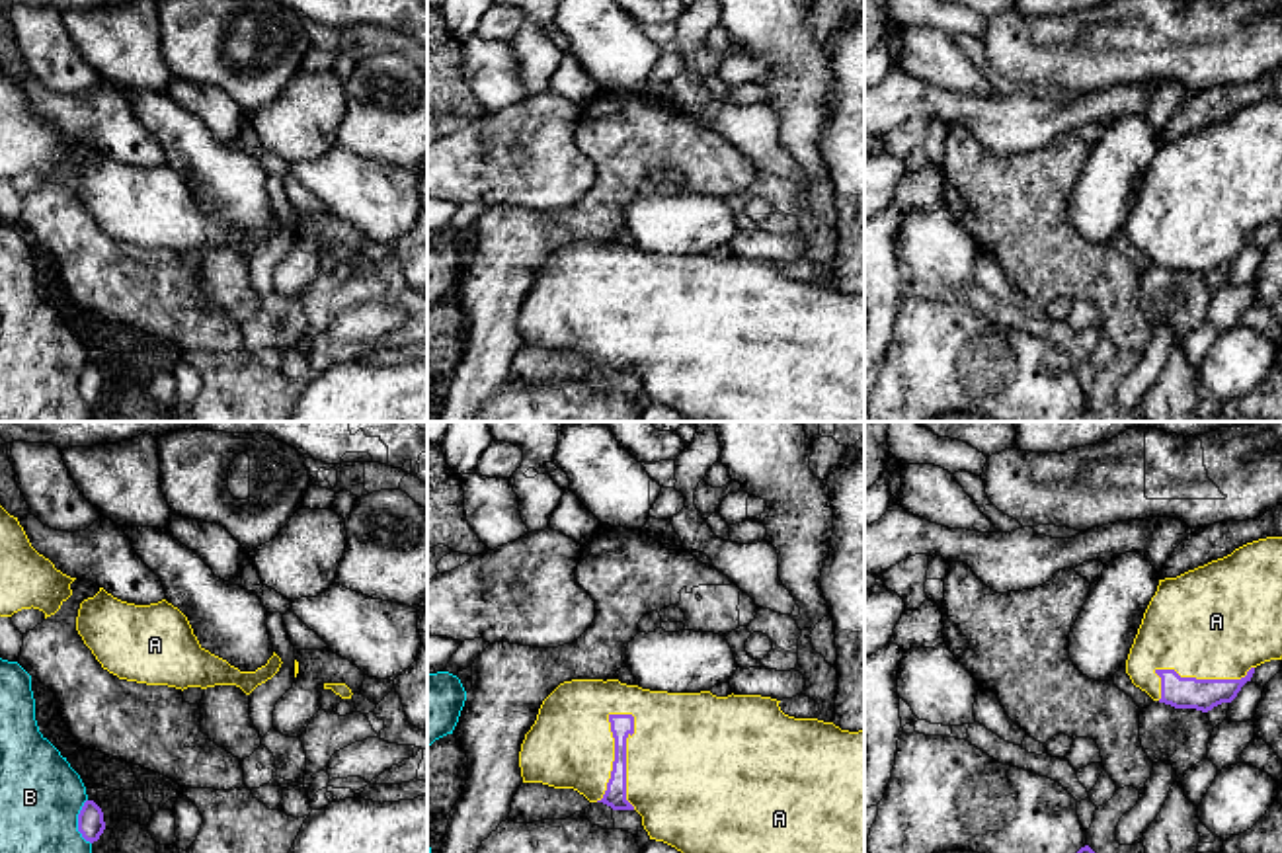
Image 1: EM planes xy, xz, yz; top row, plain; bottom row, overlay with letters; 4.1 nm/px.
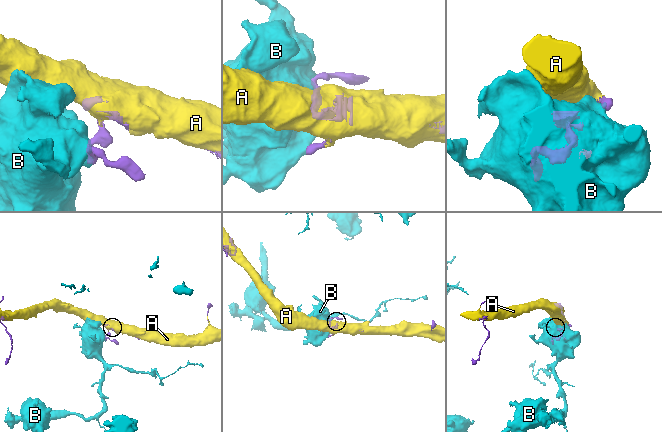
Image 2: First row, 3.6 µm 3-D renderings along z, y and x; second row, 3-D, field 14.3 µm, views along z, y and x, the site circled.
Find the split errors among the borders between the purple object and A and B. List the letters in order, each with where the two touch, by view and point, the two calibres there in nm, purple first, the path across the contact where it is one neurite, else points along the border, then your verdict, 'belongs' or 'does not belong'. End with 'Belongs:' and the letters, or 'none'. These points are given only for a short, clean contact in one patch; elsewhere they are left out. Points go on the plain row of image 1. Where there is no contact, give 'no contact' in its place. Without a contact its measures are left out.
A: meets purple in xz at (625, 315); 100 nm thick on the purple side, 480 nm on the other; belongs
B: meets purple in xy at (79, 385); 110 nm thick on the purple side, 360 nm on the other; does not belong
Belongs: A

